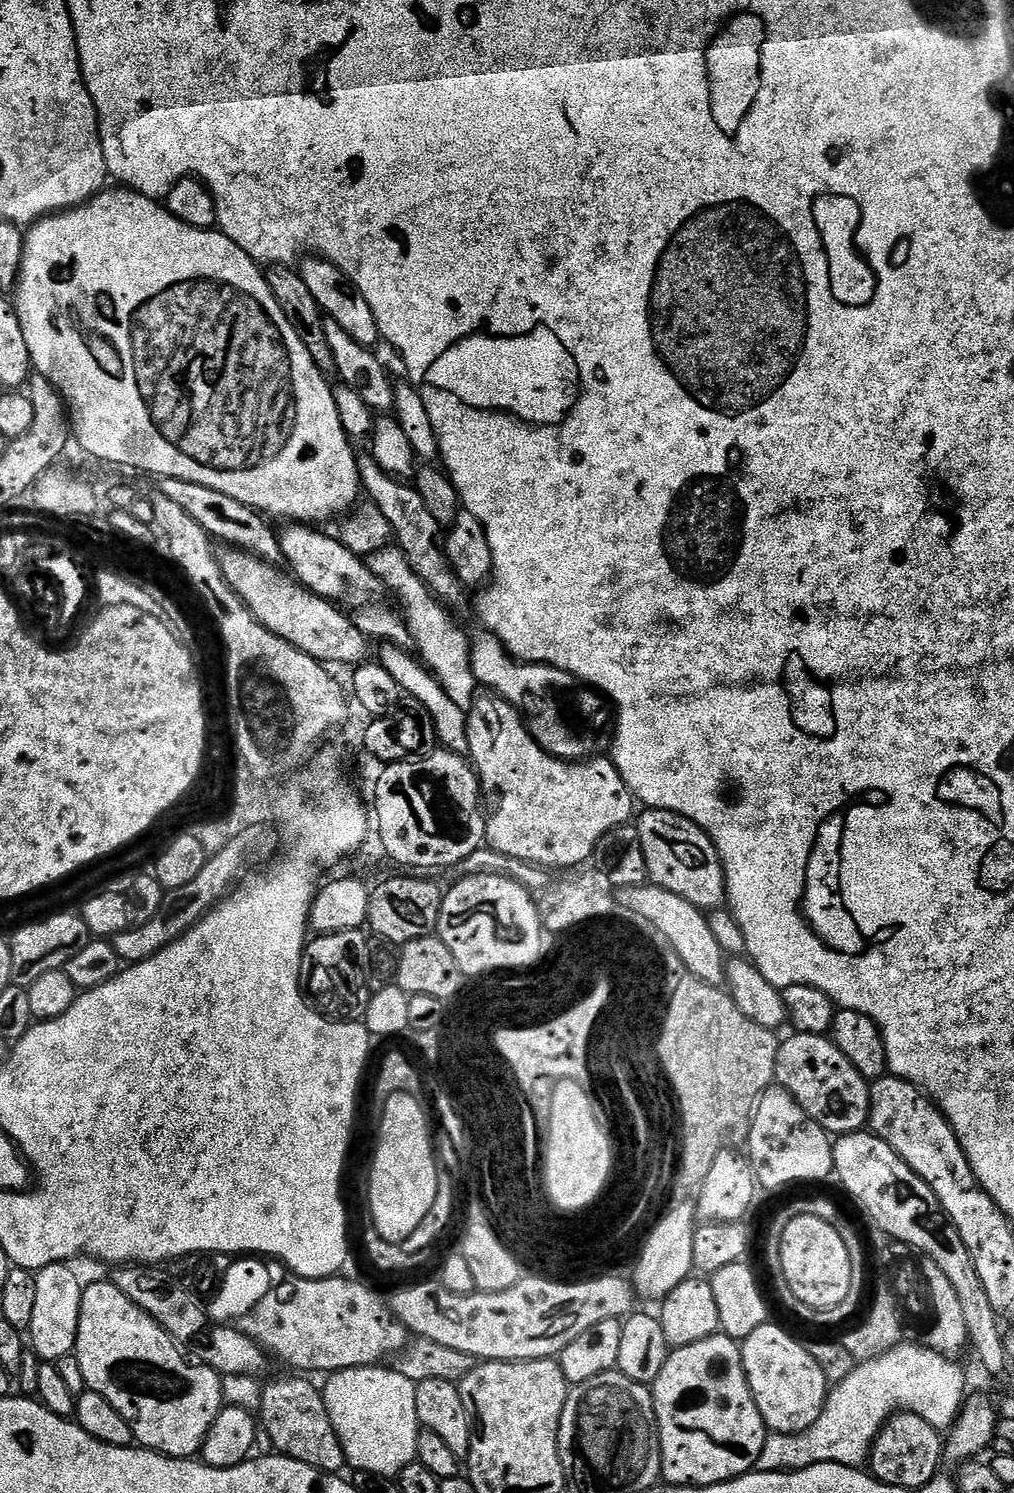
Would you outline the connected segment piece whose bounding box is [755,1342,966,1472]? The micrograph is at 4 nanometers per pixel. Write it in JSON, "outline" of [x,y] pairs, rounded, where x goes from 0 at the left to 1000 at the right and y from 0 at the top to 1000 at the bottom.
{"outline":[[[889,899],[866,910],[845,913],[841,919],[818,932],[811,947],[807,952],[799,955],[799,958],[782,962],[758,961],[753,965],[753,971],[748,977],[745,985],[784,986],[786,983],[798,983],[804,981],[829,981],[839,983],[851,981],[851,978],[853,980],[857,977],[864,962],[876,952],[876,949],[889,944],[905,947],[905,950],[913,950],[913,952],[917,952],[917,955],[924,958],[938,957],[953,937],[951,919],[943,914],[942,910],[903,900]]]}

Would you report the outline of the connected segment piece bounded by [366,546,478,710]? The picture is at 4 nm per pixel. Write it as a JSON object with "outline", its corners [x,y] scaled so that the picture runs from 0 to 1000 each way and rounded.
{"outline":[[[390,366],[377,367],[364,372],[361,377],[363,381],[382,393],[384,391],[391,396],[392,401],[398,404],[396,413],[413,441],[425,448],[430,456],[440,462],[440,465],[444,465],[448,473],[456,473],[459,476],[464,474],[471,463],[471,459],[465,448],[462,446],[463,424],[450,421],[449,417],[442,413],[443,408],[429,401],[421,392],[408,384],[408,382],[400,376],[393,367]]]}

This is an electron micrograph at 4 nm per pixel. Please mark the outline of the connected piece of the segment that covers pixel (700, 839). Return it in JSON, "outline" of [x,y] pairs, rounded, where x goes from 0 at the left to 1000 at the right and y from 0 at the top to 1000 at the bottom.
{"outline":[[[639,541],[628,546],[625,554],[629,559],[629,564],[633,567],[633,575],[637,576],[639,589],[646,594],[661,596],[661,599],[669,599],[669,601],[677,601],[677,604],[691,610],[710,610],[715,608],[718,597],[714,593],[714,581],[710,573],[706,571],[704,564],[687,552],[680,551],[676,547],[667,544],[658,544],[652,541]]]}

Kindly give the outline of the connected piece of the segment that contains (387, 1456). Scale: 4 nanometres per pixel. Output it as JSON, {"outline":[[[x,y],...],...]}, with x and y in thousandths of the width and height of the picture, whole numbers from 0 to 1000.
{"outline":[[[387,915],[342,916],[326,920],[321,924],[318,932],[321,947],[329,952],[329,960],[333,960],[340,979],[353,986],[393,989],[395,985],[410,978],[415,957],[410,926]]]}

